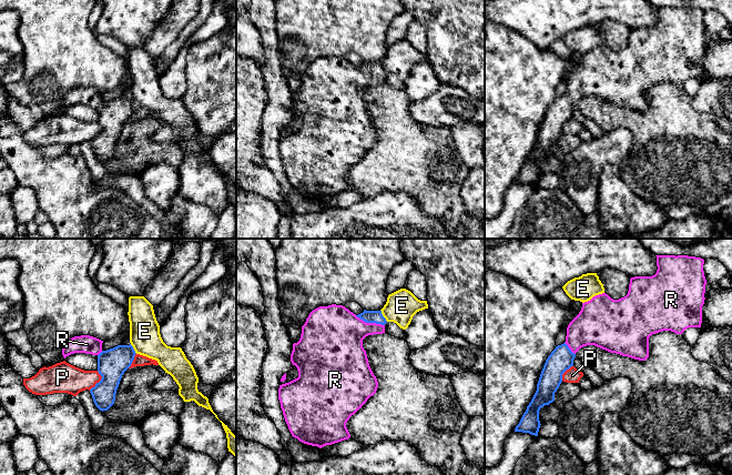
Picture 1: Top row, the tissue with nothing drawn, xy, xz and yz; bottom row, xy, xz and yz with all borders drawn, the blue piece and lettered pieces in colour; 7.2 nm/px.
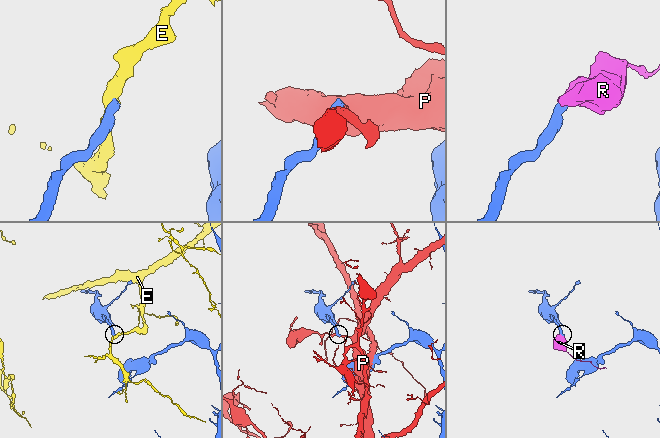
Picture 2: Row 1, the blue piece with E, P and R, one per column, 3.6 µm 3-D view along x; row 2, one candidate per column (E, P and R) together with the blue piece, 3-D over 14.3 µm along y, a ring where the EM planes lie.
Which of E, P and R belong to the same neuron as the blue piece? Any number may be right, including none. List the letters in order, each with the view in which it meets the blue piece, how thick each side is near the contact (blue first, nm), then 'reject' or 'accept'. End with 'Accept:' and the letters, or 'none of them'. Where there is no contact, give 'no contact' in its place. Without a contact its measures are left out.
E: xz | 100/220 nm | reject
P: xy | 220/200 nm | reject
R: xz | 100/380 nm | accept
Accept: R

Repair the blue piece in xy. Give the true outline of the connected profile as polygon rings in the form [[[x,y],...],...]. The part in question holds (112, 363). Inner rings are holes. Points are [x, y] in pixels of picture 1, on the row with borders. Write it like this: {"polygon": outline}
{"polygon": [[[90,335],[74,336],[63,346],[62,355],[64,358],[74,353],[98,356],[98,372],[102,378],[90,393],[95,406],[103,412],[114,404],[122,375],[131,366],[136,353],[131,344],[103,351],[102,343],[103,341]]]}

